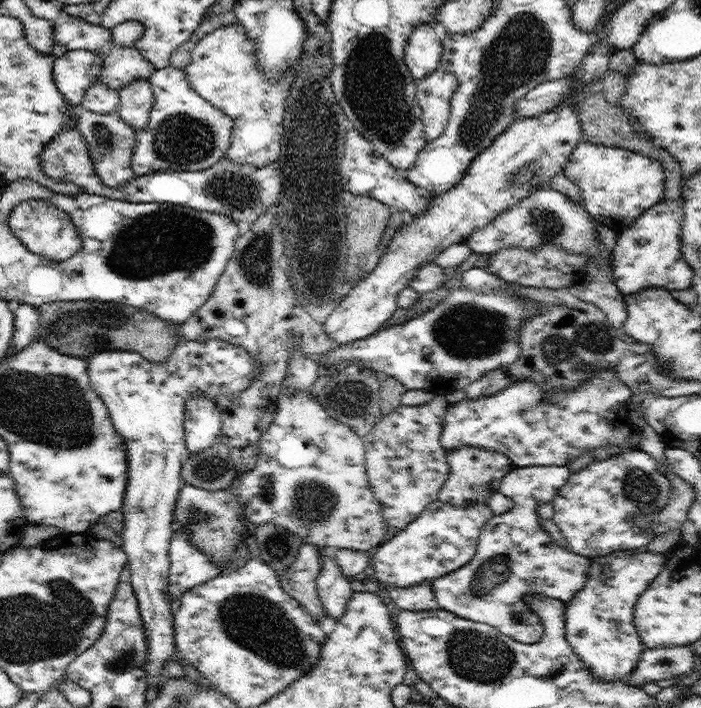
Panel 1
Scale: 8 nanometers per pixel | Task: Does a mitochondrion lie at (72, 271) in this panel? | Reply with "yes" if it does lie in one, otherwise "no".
yes

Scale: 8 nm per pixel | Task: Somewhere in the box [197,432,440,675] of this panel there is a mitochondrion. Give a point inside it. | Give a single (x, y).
(312, 502)

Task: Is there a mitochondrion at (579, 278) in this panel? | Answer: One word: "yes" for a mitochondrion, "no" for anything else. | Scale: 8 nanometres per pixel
no

